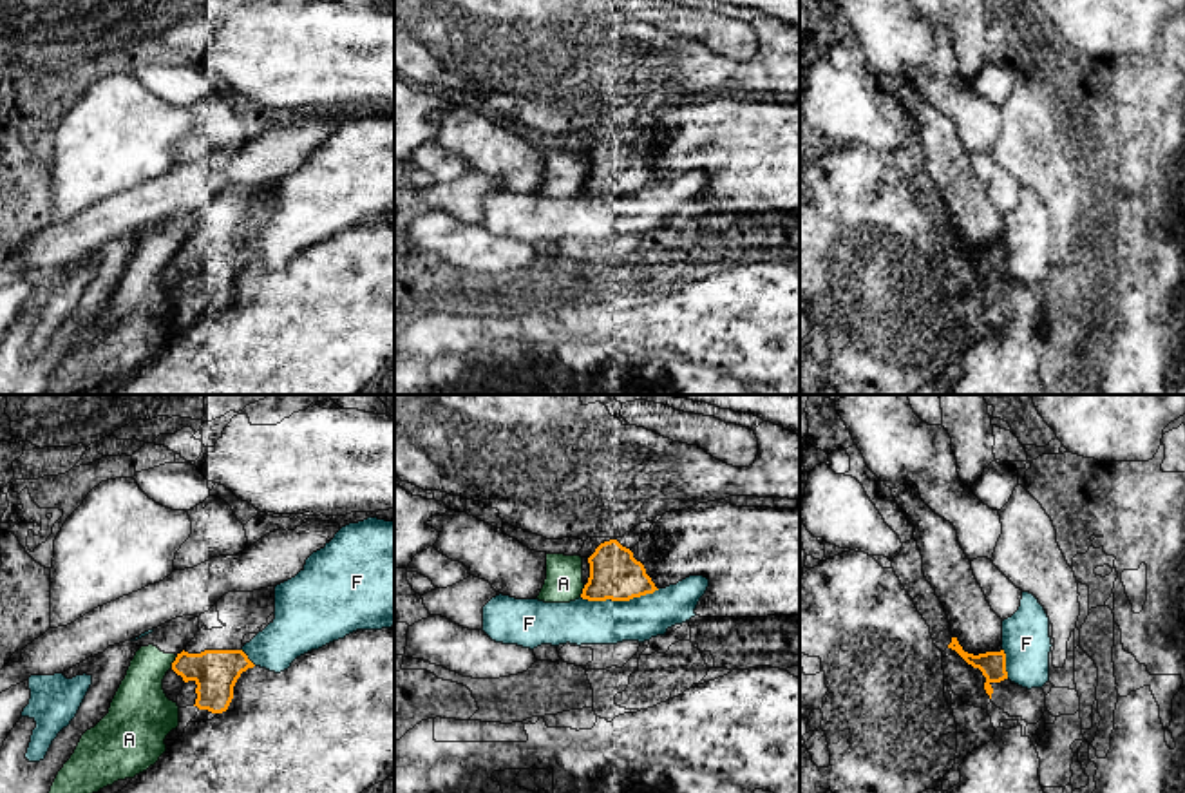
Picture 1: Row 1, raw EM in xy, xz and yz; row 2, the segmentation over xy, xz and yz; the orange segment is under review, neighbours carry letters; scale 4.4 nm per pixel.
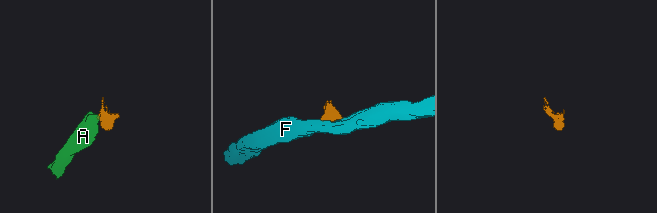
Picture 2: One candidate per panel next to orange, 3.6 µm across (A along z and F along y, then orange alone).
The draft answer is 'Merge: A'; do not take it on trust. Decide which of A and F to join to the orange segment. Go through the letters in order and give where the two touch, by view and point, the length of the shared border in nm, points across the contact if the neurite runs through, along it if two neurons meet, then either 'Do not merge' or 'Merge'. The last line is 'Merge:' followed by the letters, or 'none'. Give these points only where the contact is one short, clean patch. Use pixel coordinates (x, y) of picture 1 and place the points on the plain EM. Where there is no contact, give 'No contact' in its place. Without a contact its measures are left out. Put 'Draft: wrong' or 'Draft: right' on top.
Draft: wrong
A: Touches orange at xy (174, 256). Shared border 70 nm. Boundary: xy (178, 250), (170, 261). Do not merge
F: Touches orange at xz (619, 194). Shared border 360 nm. Do not merge
Merge: none

